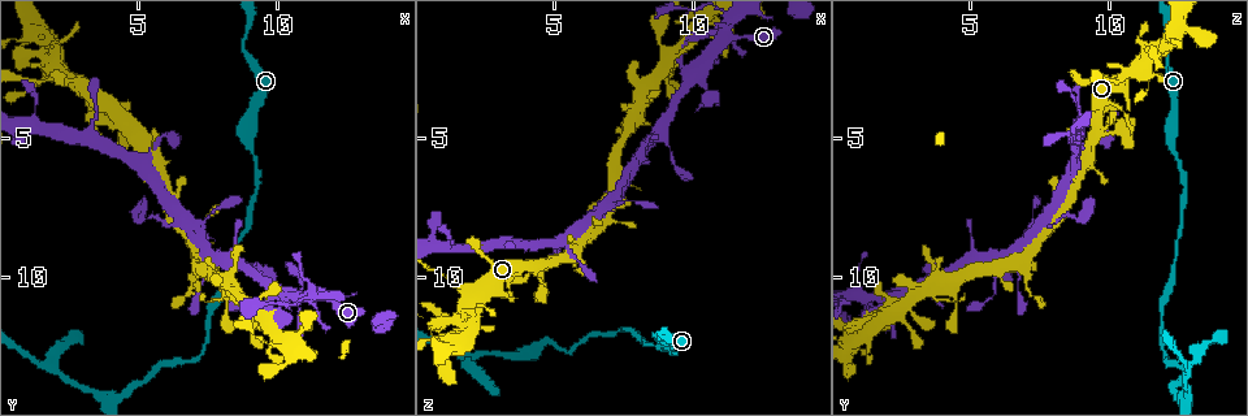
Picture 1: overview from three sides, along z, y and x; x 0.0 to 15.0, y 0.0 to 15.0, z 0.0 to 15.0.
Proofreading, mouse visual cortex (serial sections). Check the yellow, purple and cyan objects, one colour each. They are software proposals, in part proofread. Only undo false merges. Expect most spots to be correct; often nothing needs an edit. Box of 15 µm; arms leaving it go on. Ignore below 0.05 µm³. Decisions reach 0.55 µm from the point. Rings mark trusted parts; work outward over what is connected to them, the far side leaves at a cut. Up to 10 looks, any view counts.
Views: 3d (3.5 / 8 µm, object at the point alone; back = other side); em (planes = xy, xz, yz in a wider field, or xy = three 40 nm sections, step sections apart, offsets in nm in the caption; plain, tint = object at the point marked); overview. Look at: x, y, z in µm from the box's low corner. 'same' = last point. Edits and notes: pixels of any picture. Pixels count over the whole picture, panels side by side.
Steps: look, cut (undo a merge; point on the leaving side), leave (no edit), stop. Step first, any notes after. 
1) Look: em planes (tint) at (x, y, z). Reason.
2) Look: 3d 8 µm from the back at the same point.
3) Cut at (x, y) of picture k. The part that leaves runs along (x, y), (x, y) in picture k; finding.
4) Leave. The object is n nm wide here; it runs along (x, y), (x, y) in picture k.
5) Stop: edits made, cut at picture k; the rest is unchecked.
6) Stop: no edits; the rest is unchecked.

Look: 3d 3.5 µm at (5.7, 5.7, 9.3). Sharp bend.

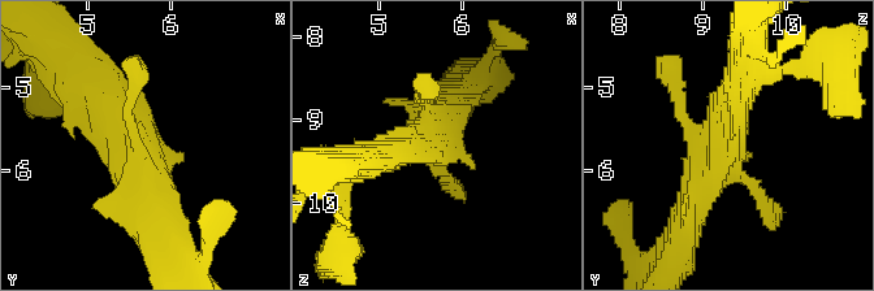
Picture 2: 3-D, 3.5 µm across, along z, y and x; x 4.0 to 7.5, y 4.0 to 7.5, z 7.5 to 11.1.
Look: em xy step 1 (tint) at (5.55, 5.70, 9.20). Need the tissue.

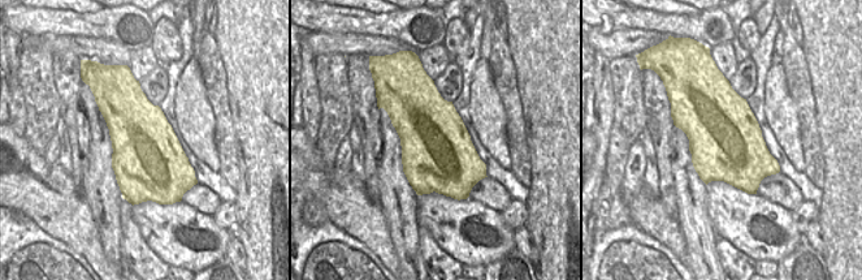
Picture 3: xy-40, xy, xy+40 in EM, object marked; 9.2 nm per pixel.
Leave. It runs along (85, 81), (133, 140), (160, 224) in picture 2; continuous, no second cell.

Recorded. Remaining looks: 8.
Look: 3d 3.5 µm at (7.7, 11.1, 12.0). Thick turns thin.

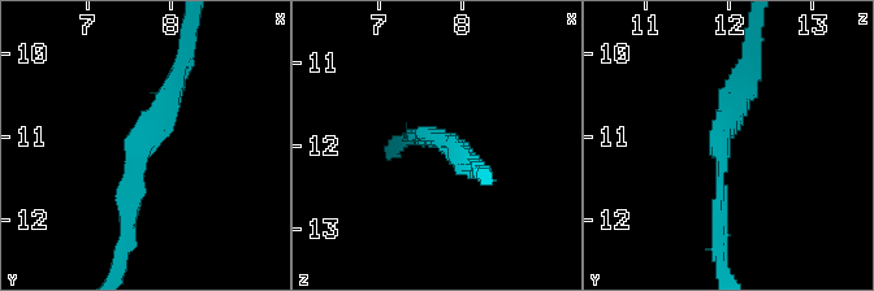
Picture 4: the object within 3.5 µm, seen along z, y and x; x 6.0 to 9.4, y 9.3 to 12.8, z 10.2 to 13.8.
Look: em xy step 3 (tint) at (7.65, 11.10, 11.90). The arms are 200, 300 nm wide; shape alone is not enough.

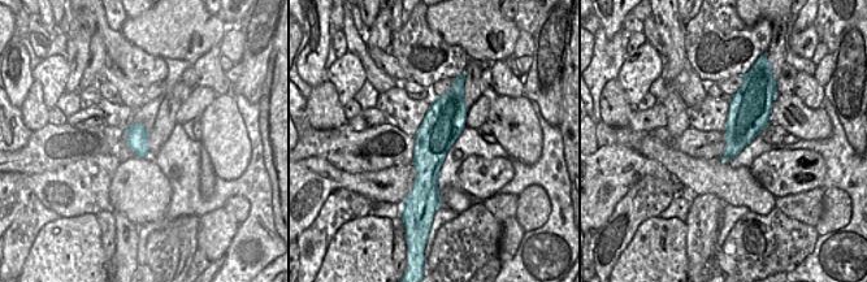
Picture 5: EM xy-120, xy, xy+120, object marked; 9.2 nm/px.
Leave. It runs along (177, 74), (138, 153), (125, 234) in picture 4; continuous, no second cell.

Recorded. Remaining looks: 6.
Look: 3d 8 µm at (2.0, 13.5, 12.9). Two arms in line, one across.

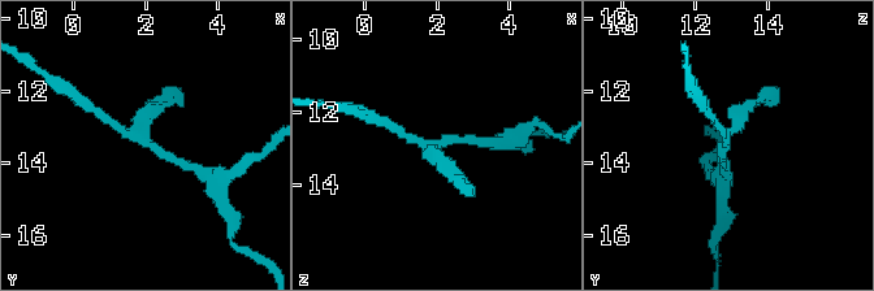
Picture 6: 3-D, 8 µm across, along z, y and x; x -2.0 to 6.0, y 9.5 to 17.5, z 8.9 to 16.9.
Look: 3d 3.5 µm at (2.0, 13.5, 12.8). Closer look.

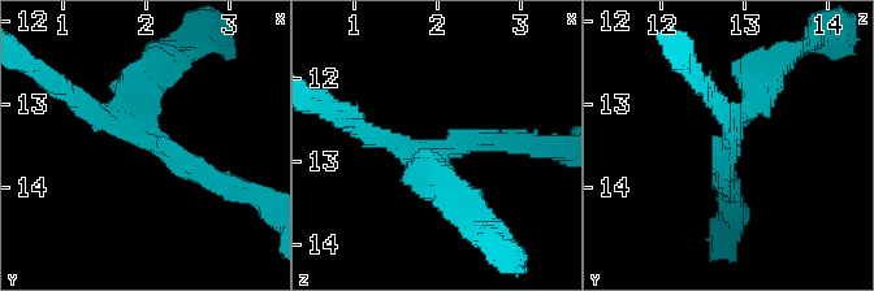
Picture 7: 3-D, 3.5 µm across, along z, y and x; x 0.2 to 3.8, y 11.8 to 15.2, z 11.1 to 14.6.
Look: em xy step 5 (tint) at (2.00, 13.45, 12.85). 3 arms meet here; the arms are 200, 250, 350 nm wide; now the EM.

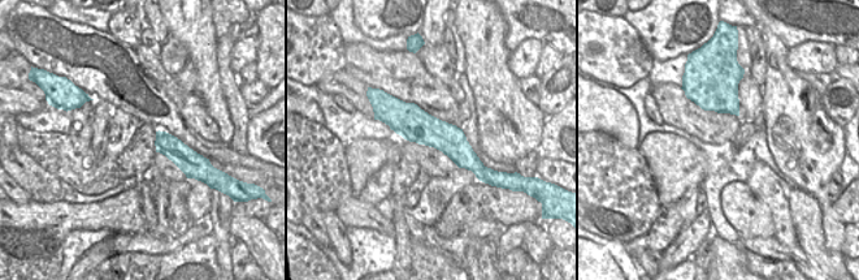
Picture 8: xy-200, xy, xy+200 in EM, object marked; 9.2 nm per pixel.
Leave. It runs along (220, 182), (145, 138), (156, 66) in picture 7; continuous, no second cell.

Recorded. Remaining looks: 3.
Look: 3d 3.5 µm at (1.4, 3.7, 8.8). A narrow waist.

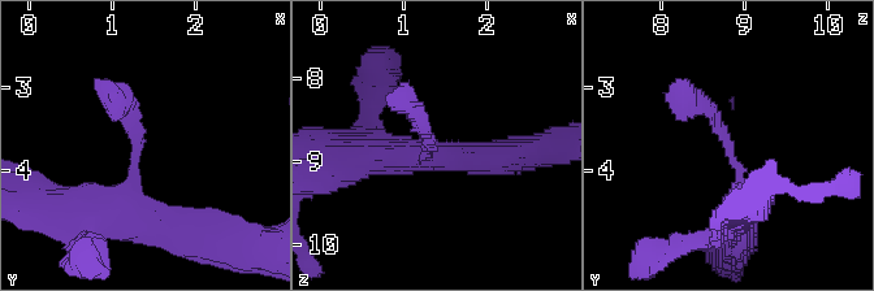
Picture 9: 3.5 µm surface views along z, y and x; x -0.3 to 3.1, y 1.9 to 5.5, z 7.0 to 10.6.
Look: em xy step 5 (plain) at (1.35, 3.75, 8.80). Need the tissue.

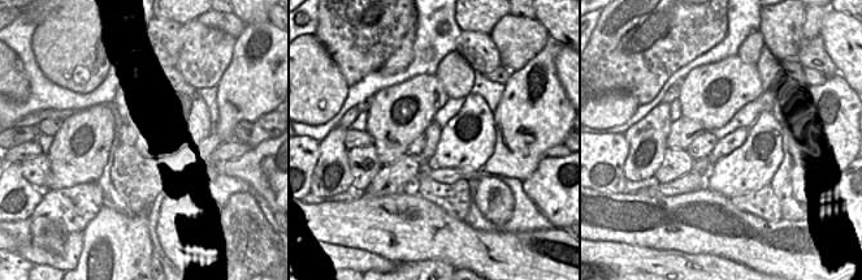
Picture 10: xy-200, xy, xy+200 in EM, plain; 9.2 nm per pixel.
Look: em xy step 5 (tint) at the same point.

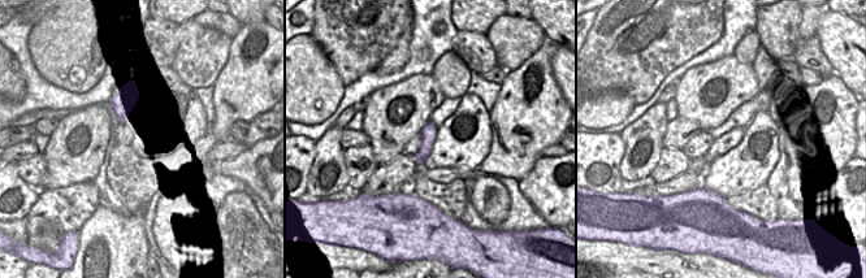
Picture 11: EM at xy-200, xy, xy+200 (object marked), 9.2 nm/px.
Leave. It runs along (739, 222), (739, 166), (723, 126), (683, 91) in picture 9; one cell here.

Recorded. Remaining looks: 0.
Stop: no edits; the rest is unchecked.

